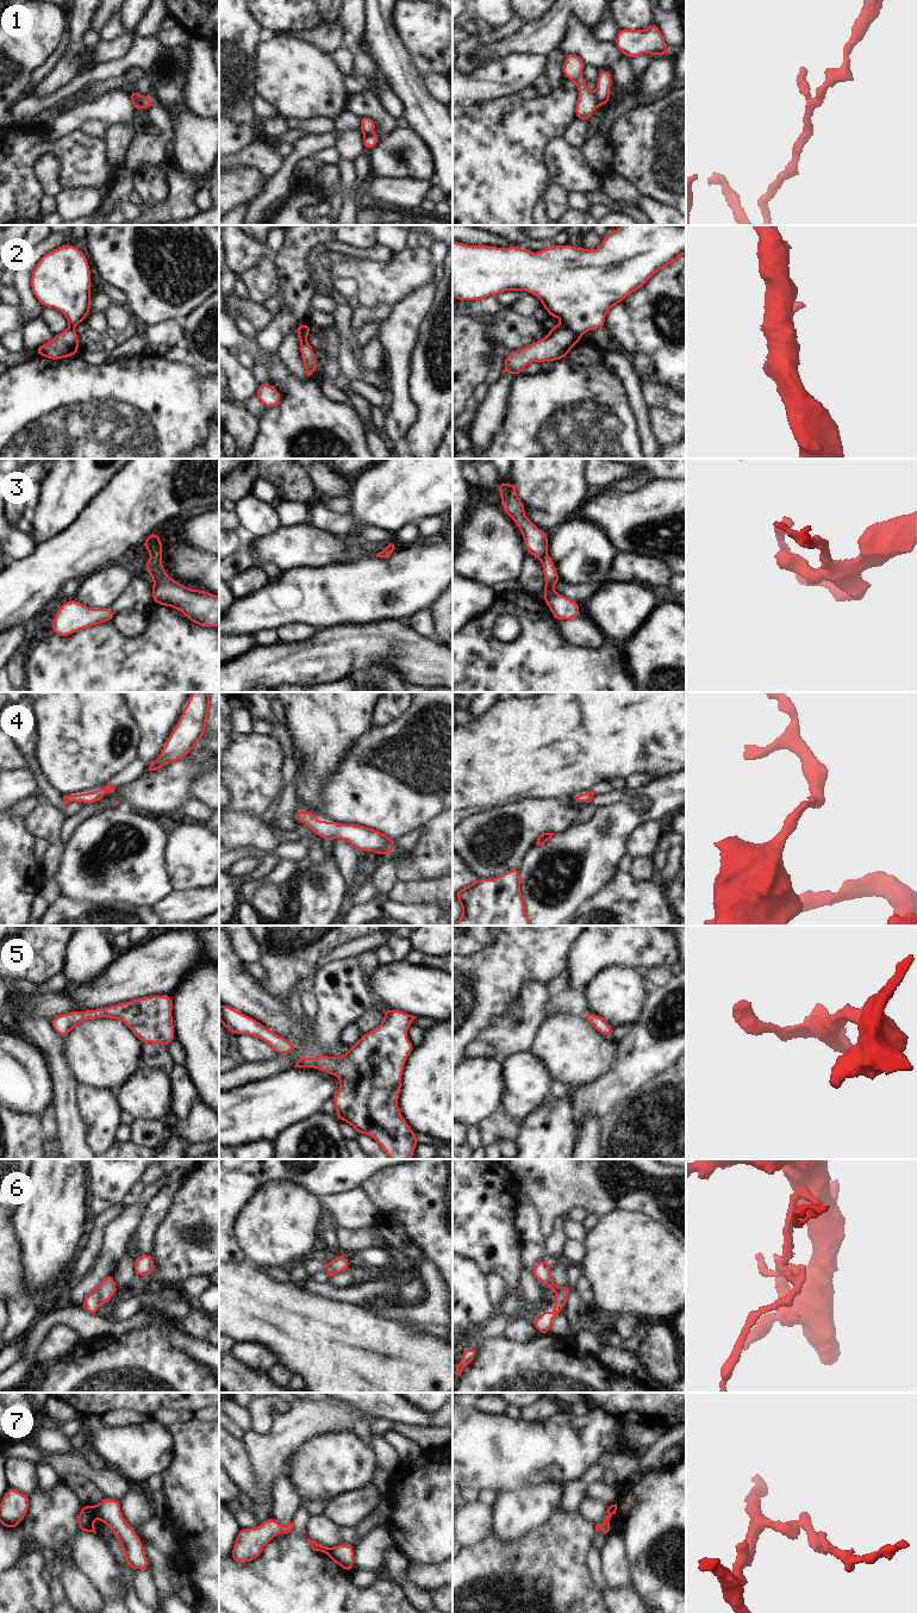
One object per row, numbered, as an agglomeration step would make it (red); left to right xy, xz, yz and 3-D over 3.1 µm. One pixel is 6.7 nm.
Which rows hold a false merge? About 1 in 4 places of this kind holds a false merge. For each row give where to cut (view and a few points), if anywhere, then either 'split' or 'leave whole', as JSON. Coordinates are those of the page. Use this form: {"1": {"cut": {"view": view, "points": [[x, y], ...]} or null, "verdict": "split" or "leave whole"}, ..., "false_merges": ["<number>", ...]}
{"1": {"cut": {"view": "xy", "points": [[131, 92], [138, 97], [143, 107]]}, "verdict": "split"}, "2": {"cut": {"view": "yz", "points": [[562, 324], [579, 338]]}, "verdict": "split"}, "3": {"cut": null, "verdict": "leave whole"}, "4": {"cut": null, "verdict": "leave whole"}, "5": {"cut": null, "verdict": "leave whole"}, "6": {"cut": {"view": "xy", "points": [[95, 1289], [99, 1303]]}, "verdict": "split"}, "7": {"cut": {"view": "xy", "points": [[93, 1506], [97, 1517]]}, "verdict": "split"}, "false_merges": ["1", "2", "6", "7"]}

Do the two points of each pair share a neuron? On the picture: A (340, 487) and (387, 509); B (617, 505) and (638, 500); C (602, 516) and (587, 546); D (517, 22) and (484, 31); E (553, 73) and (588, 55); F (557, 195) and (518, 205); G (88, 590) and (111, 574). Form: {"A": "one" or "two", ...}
{"A": "two", "B": "one", "C": "two", "D": "one", "E": "two", "F": "two", "G": "one"}

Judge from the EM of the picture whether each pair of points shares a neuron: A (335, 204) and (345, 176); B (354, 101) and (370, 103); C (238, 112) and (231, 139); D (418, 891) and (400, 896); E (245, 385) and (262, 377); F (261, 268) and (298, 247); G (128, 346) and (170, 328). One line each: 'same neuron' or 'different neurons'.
A: different neurons
B: same neuron
C: same neuron
D: same neuron
E: different neurons
F: different neurons
G: same neuron

